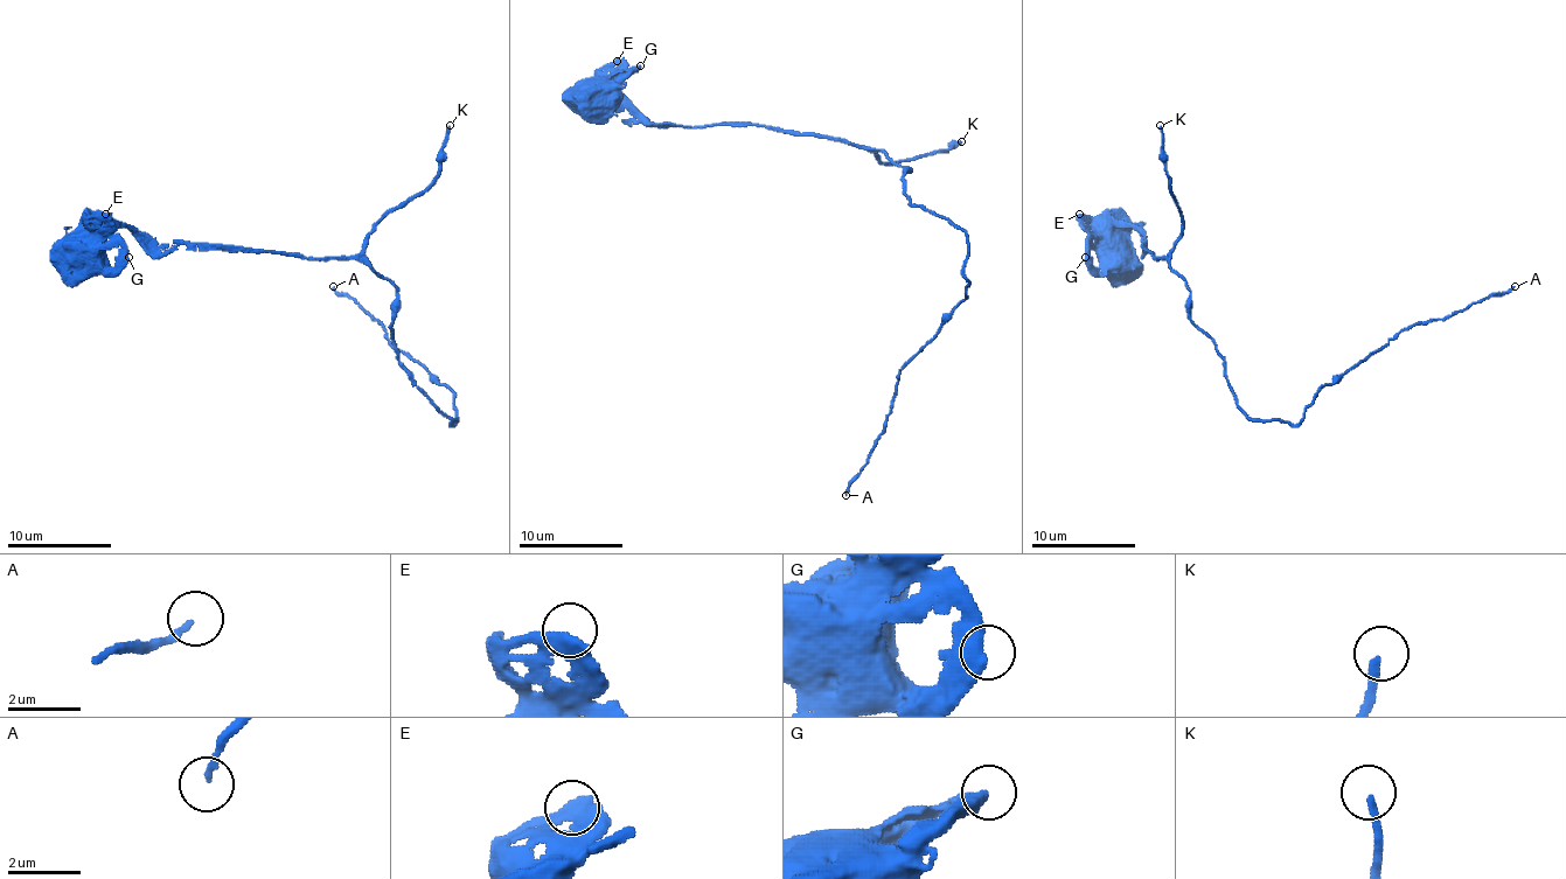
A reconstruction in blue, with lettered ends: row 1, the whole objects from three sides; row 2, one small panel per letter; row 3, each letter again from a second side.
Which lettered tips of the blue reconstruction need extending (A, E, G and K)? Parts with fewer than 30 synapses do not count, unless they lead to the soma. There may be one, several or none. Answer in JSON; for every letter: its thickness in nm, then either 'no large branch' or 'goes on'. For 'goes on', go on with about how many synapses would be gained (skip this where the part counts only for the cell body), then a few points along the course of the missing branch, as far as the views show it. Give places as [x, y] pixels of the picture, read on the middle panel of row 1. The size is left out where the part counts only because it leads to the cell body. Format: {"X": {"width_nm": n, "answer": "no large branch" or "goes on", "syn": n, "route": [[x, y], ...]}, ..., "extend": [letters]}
{"A": {"width_nm": 160, "answer": "goes on", "syn": 50}, "E": {"width_nm": 320, "answer": "no large branch"}, "G": {"width_nm": 460, "answer": "no large branch"}, "K": {"width_nm": 200, "answer": "goes on", "syn": 1000}, "extend": ["A", "K"]}

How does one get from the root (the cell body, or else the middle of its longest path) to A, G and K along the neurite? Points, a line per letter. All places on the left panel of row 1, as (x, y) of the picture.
A: (86, 255), (129, 227), (169, 248), (364, 260), (395, 288), (401, 367), (452, 426), (454, 395), (333, 286)
G: (86, 255), (110, 273), (129, 257)
K: (86, 255), (101, 229), (129, 227), (141, 239), (169, 248), (354, 257), (377, 221), (431, 182), (450, 125)

